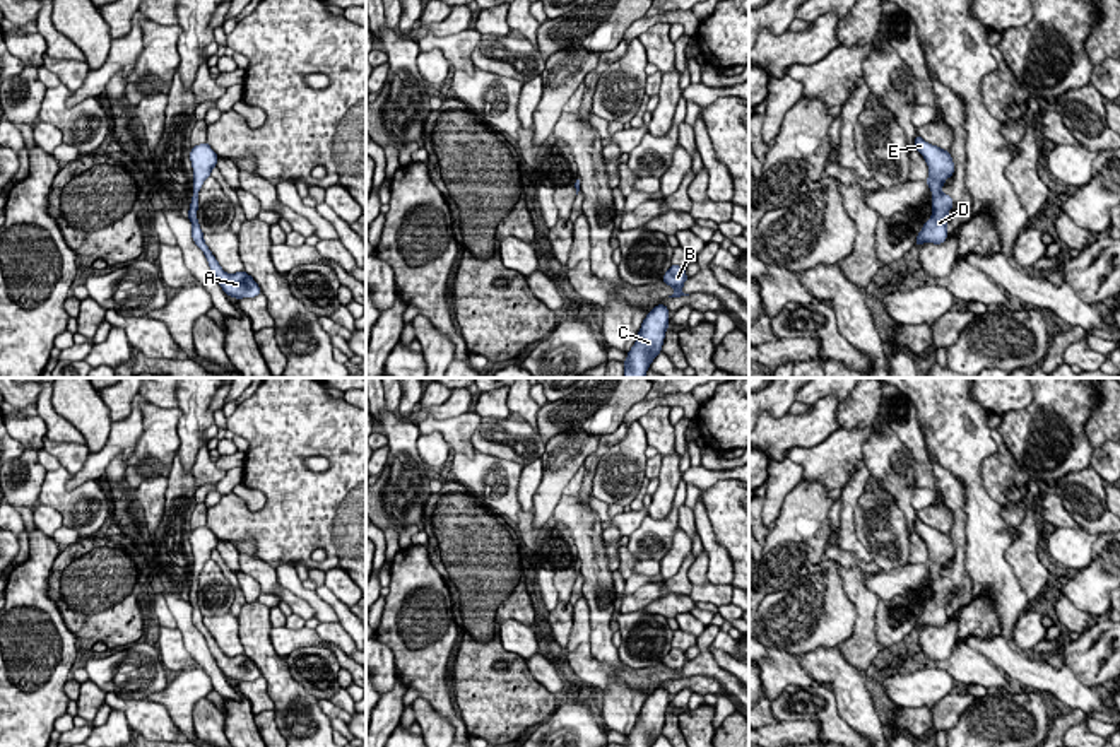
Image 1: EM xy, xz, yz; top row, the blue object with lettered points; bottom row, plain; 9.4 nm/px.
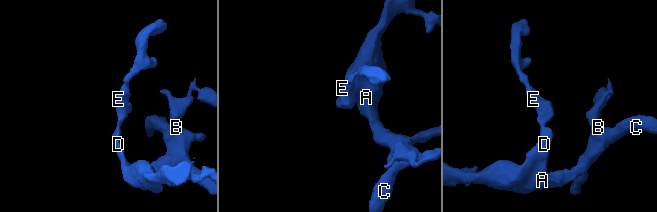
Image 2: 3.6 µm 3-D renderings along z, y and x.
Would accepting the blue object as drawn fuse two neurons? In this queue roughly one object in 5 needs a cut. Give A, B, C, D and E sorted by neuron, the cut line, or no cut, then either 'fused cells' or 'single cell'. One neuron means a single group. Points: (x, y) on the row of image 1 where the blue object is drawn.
groups A B C D E; cut none; single cell

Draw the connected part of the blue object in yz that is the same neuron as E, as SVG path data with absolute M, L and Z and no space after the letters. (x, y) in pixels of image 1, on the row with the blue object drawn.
M915 137L915 149L923 156L928 166L927 185L932 190L932 217L925 221L923 229L915 239L915 246L923 243L942 244L947 239L947 214L954 202L951 195L940 191L944 181L954 174L954 162L949 150Z

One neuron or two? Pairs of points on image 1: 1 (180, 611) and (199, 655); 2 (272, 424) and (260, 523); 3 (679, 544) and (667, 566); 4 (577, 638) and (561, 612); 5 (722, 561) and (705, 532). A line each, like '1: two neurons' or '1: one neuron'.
1: one neuron
2: one neuron
3: one neuron
4: two neurons
5: one neuron

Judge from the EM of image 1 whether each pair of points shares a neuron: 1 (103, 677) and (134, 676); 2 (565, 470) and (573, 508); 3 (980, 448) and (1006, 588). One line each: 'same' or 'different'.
1: same
2: different
3: same

